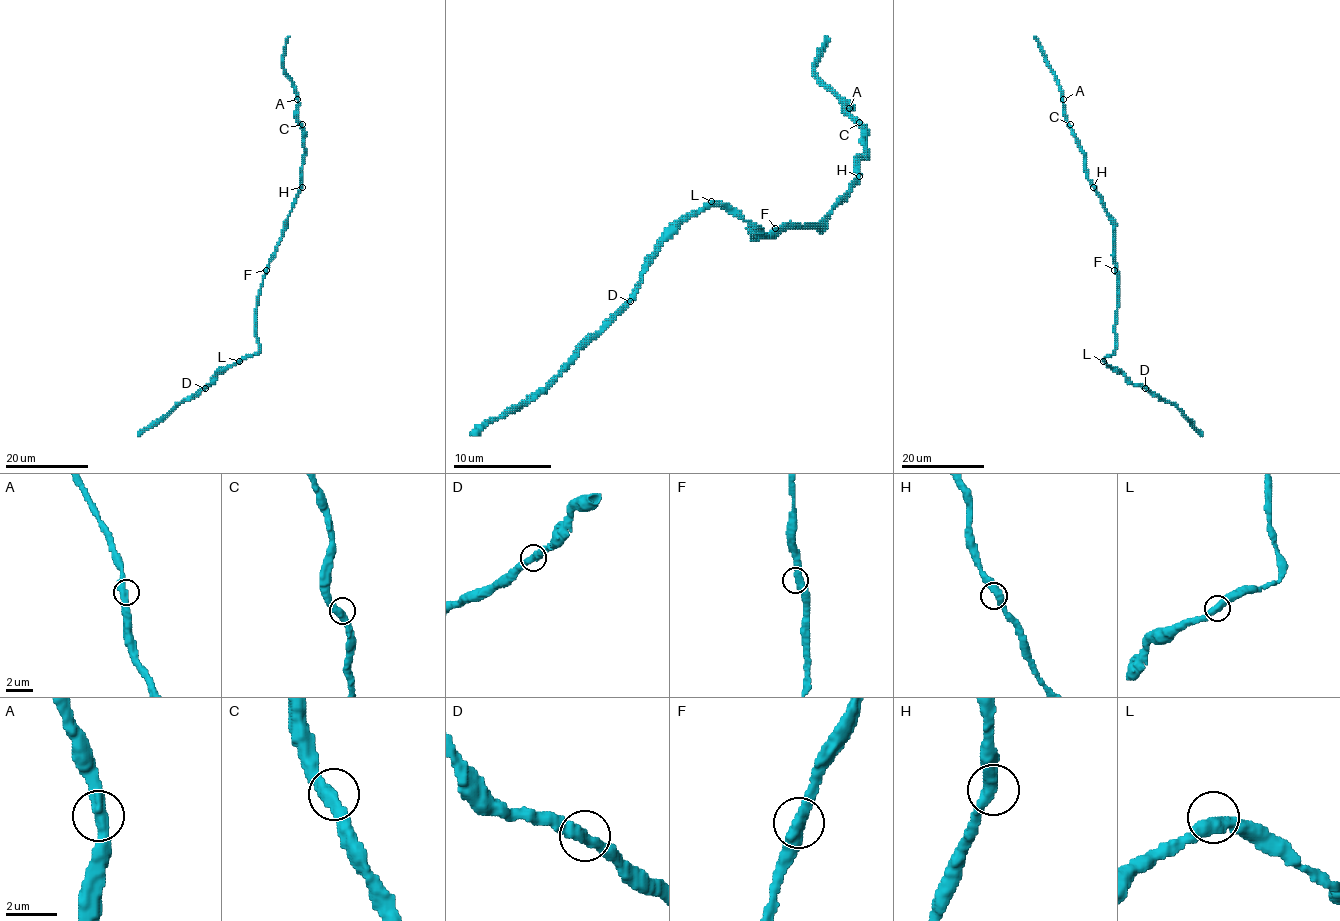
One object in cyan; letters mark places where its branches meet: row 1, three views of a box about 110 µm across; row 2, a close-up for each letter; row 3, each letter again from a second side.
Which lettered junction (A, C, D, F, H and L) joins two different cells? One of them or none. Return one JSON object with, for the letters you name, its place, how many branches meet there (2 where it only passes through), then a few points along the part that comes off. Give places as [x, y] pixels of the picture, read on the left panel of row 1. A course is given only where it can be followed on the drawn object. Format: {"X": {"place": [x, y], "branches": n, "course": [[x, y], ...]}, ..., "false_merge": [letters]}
{"false_merge": []}

